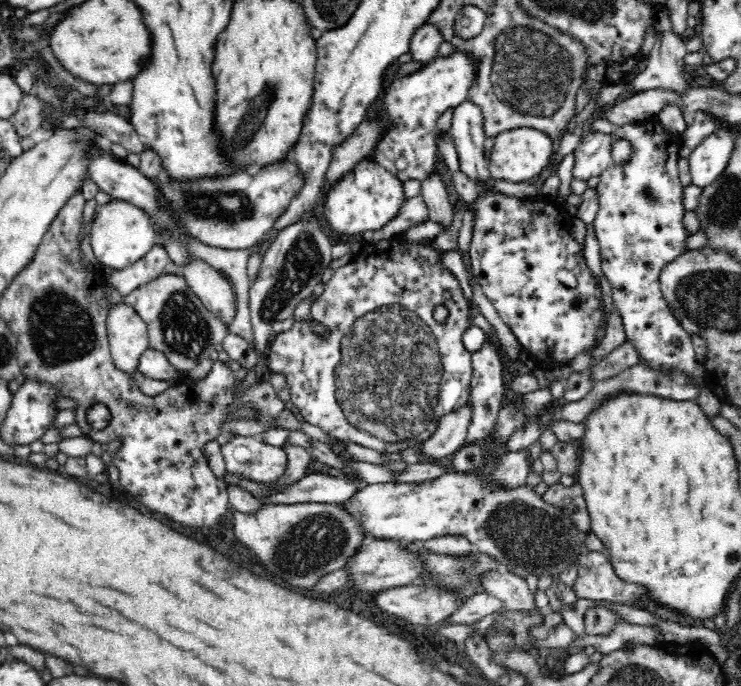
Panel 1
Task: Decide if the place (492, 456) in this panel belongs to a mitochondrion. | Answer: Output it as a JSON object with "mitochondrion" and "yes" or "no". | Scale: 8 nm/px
{"mitochondrion":"no"}

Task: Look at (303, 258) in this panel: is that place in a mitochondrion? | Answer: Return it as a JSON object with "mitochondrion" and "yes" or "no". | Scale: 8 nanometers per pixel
{"mitochondrion":"yes"}

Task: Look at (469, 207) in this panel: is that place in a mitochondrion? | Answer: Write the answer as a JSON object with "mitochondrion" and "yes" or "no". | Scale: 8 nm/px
{"mitochondrion":"no"}

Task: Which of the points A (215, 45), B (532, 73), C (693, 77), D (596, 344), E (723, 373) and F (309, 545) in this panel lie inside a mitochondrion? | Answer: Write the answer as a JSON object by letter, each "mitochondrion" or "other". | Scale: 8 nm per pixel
{"A":"other","B":"mitochondrion","C":"other","D":"other","E":"other","F":"mitochondrion"}

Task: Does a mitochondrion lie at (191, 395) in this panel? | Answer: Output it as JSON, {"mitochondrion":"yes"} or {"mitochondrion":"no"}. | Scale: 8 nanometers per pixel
{"mitochondrion":"no"}

